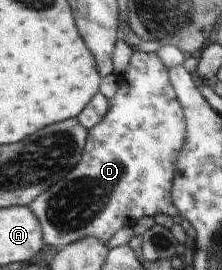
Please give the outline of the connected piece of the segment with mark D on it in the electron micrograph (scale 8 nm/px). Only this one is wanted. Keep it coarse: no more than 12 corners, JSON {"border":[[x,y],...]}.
{"border":[[134,51],[79,165],[27,207],[107,244],[172,199],[186,120]]}

